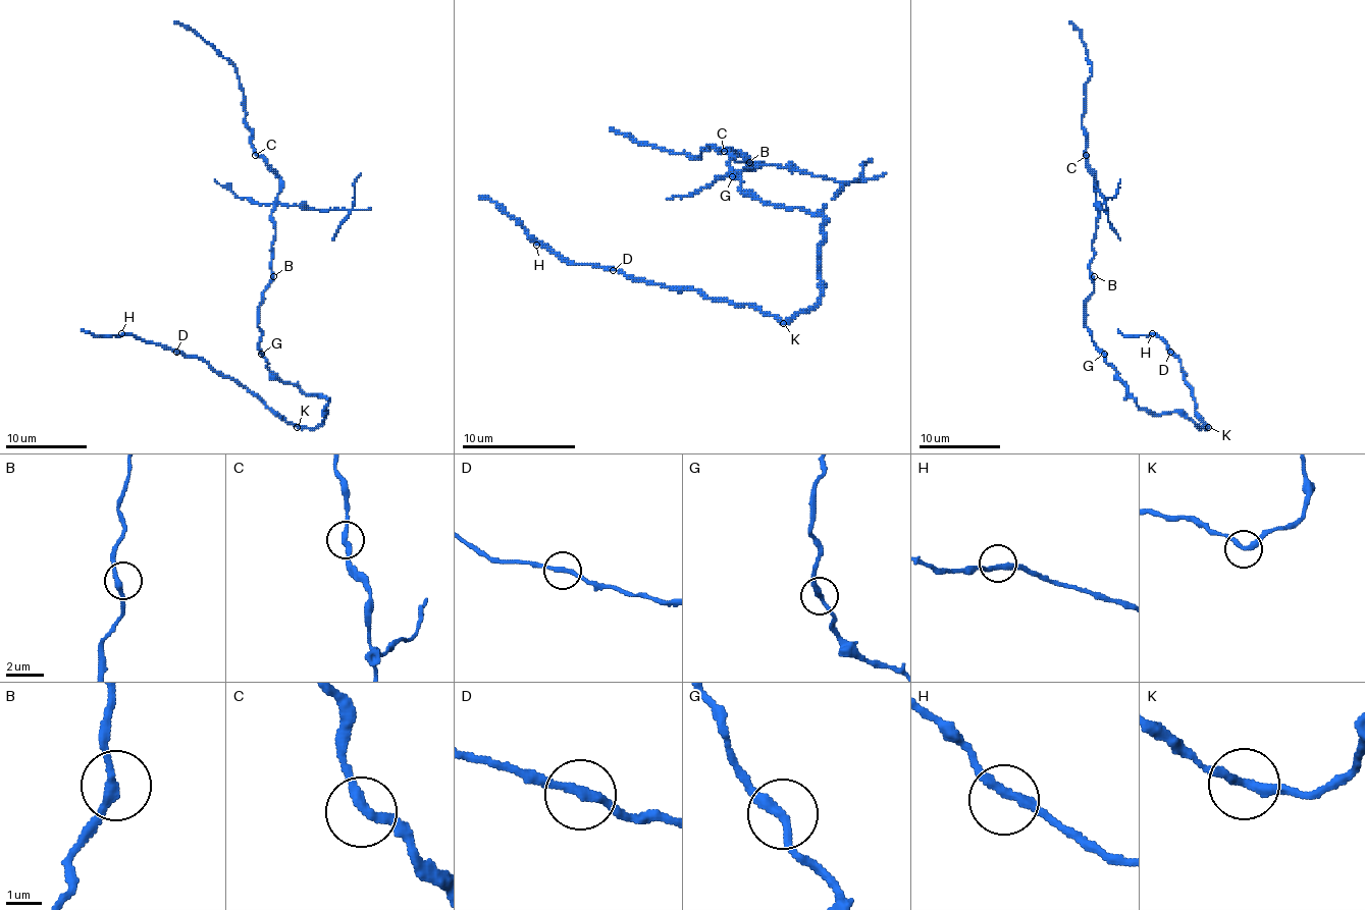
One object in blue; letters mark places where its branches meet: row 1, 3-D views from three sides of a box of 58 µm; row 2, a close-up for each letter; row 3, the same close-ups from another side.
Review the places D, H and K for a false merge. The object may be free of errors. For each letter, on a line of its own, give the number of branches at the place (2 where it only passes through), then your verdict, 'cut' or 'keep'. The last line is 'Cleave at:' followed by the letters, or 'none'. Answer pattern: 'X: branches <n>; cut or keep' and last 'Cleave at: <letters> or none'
D: branches 2; keep
H: branches 2; keep
K: branches 2; cut
Cleave at: K

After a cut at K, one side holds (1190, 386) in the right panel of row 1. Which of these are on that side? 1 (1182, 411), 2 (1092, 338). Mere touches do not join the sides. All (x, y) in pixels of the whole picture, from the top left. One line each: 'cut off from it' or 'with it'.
1: cut off from it
2: cut off from it

